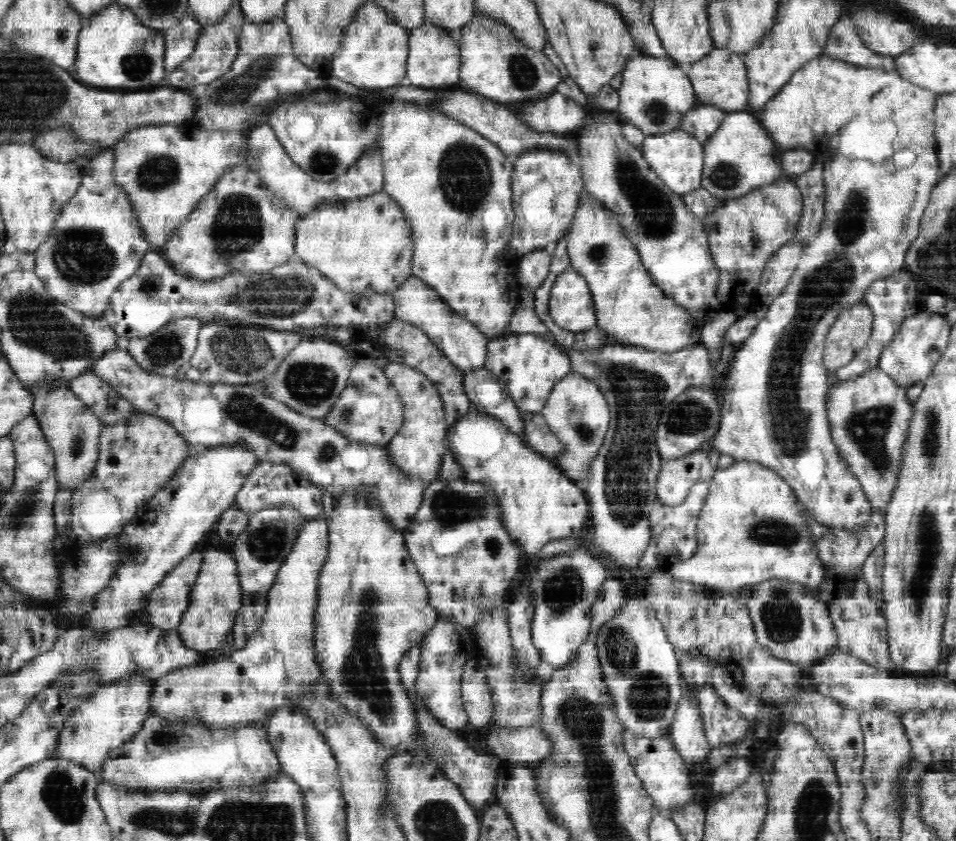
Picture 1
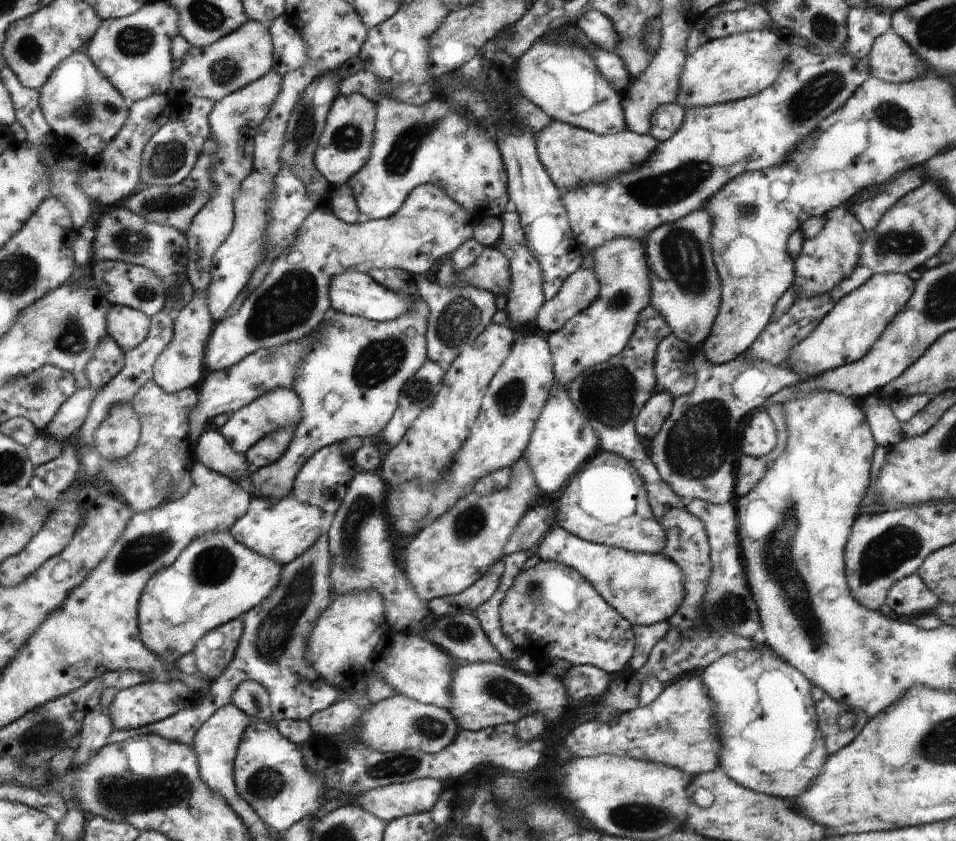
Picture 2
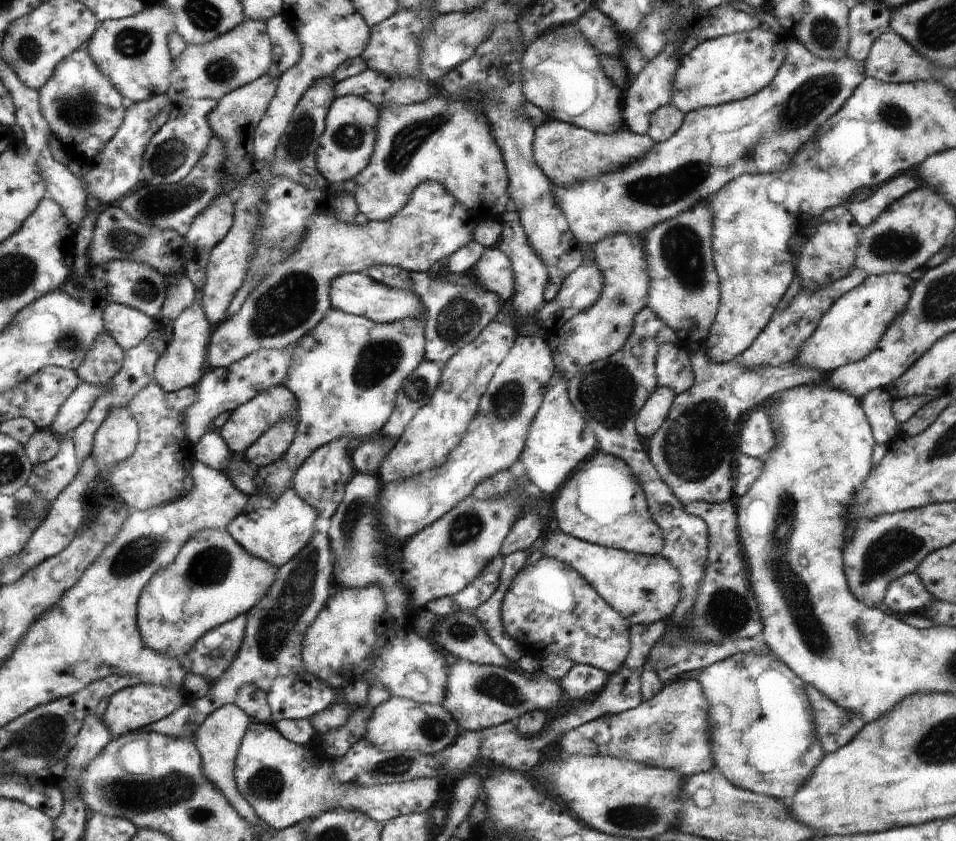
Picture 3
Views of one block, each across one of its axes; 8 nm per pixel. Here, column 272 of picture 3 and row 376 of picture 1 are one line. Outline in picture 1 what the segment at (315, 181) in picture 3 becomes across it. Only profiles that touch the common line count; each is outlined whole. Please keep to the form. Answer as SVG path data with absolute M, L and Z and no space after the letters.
M181 318L178 321L169 322L154 334L144 338L129 339L127 351L142 370L164 377L174 376L186 362L192 360L197 350L197 338L201 324L198 318Z

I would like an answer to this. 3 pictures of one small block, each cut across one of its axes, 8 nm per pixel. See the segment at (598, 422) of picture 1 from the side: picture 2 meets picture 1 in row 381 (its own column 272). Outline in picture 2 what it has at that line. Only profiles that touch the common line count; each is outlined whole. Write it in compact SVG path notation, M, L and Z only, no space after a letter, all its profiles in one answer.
M231 531L214 532L198 538L172 566L156 573L144 591L140 603L140 624L146 646L162 656L166 662L178 664L184 655L195 652L199 642L207 634L227 622L244 617L260 602L266 601L280 584L283 568L284 565L280 562L250 550Z

